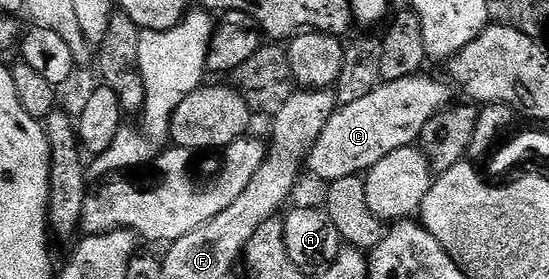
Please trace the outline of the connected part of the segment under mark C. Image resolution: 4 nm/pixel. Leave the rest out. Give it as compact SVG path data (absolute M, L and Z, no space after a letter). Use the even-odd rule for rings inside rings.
M419 72L404 80L382 82L368 96L360 96L347 106L339 105L310 150L308 170L329 184L344 176L368 172L388 152L415 145L430 117L452 102L451 87L445 81L424 75Z

